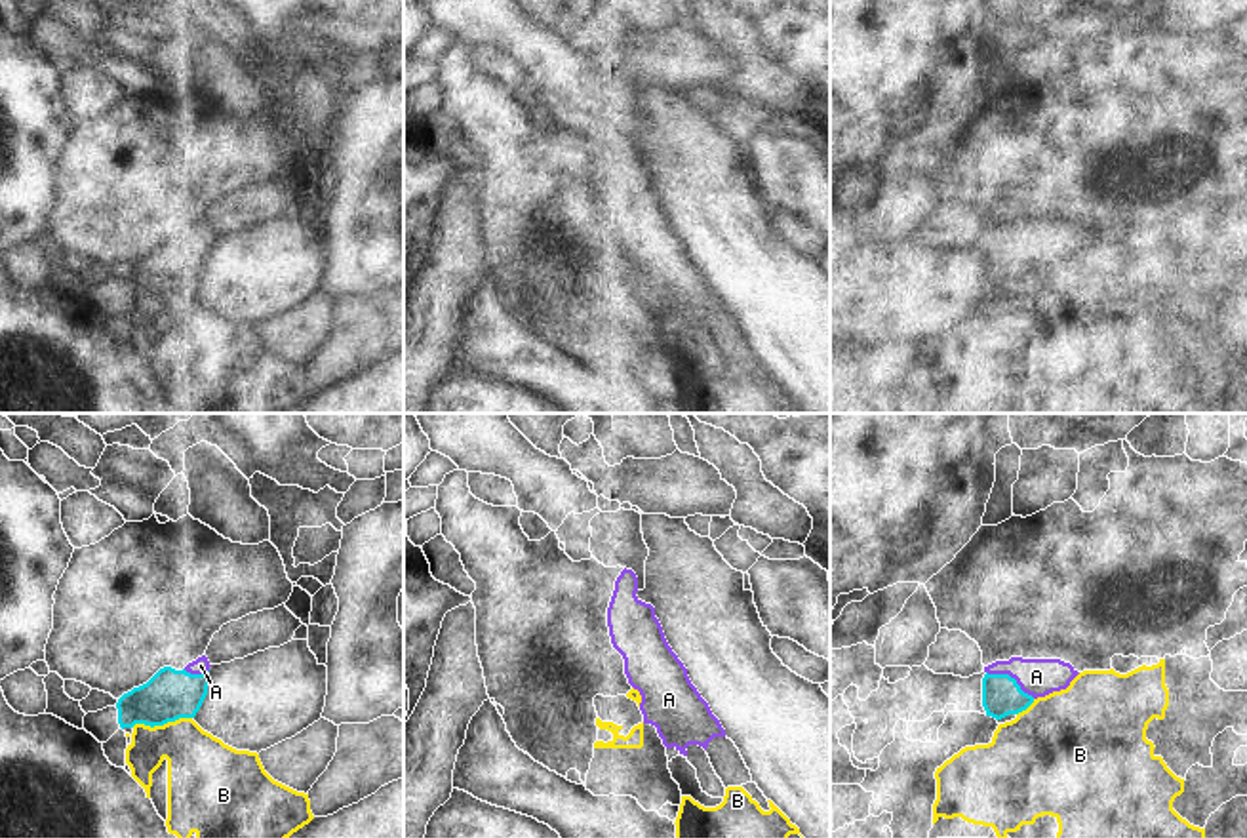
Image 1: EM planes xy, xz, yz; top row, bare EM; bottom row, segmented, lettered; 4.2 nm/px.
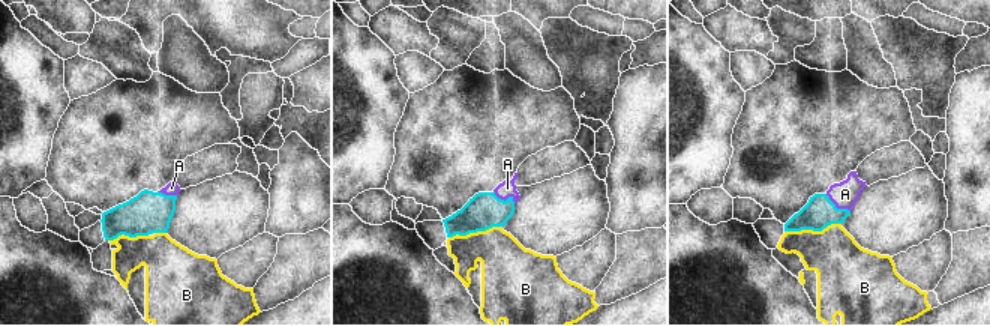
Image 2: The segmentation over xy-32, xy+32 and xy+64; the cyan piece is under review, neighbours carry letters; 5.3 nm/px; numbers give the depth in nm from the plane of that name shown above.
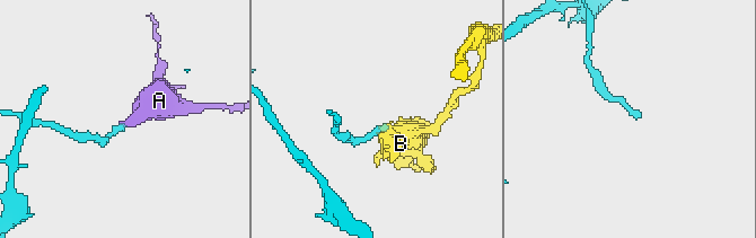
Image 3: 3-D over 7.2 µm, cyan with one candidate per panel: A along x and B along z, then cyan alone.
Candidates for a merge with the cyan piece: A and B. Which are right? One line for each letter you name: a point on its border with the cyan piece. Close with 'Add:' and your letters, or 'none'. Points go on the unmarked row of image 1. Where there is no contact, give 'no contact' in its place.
A: yz (1009, 250)
Add: A

